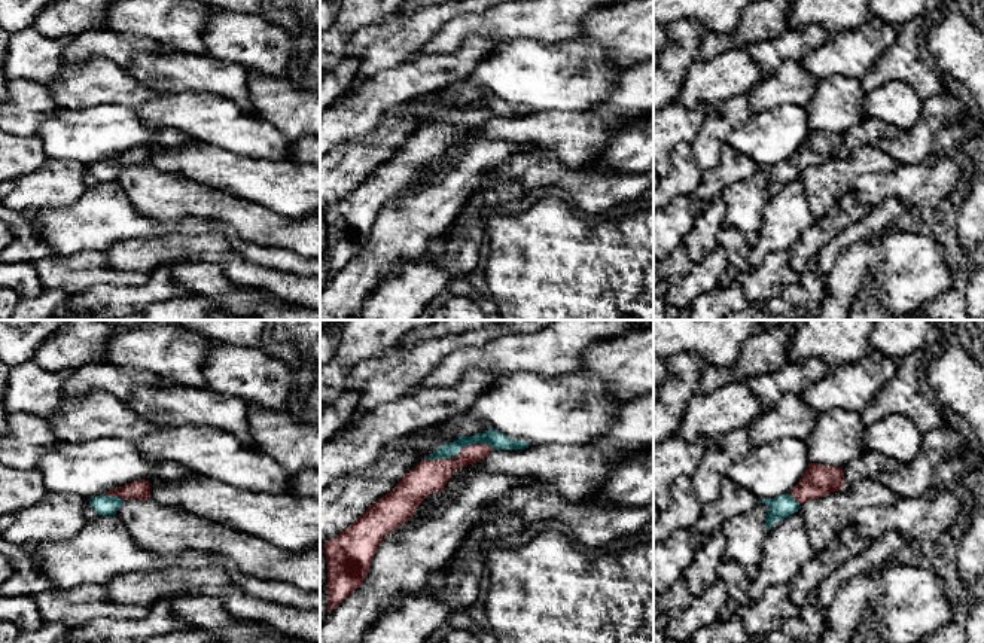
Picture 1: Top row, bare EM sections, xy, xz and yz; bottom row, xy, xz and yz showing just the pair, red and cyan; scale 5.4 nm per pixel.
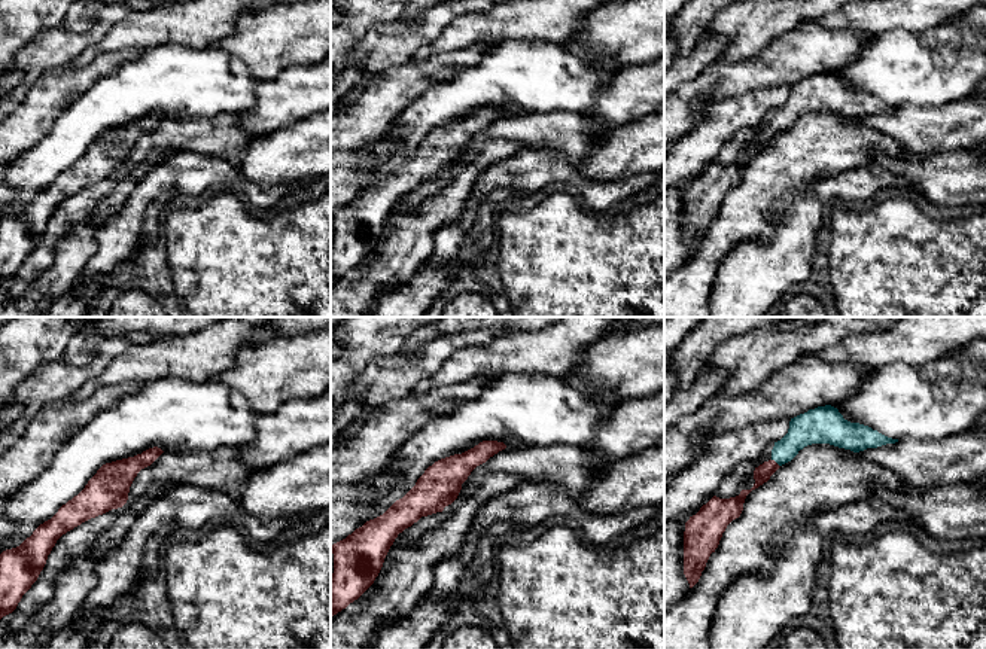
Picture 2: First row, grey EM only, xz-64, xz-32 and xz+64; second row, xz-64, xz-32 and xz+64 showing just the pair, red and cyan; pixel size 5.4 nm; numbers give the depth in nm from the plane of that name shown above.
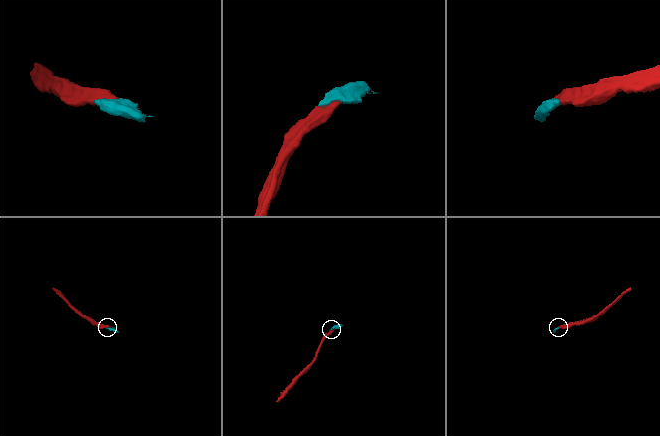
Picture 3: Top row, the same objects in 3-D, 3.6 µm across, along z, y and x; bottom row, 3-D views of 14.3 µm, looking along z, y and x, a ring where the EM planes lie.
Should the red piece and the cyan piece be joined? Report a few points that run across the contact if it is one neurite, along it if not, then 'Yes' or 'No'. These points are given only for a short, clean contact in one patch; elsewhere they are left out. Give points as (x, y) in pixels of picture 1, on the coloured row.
Line: xz (427, 477), (460, 450), (487, 441), (497, 441). Yes

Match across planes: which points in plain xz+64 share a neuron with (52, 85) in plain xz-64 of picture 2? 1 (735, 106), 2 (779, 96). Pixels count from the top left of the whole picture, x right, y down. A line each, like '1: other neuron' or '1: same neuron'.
1: other neuron
2: other neuron

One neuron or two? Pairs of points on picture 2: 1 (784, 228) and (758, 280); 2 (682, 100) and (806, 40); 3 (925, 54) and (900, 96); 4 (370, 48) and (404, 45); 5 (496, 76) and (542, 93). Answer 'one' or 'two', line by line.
1: one
2: one
3: one
4: one
5: one

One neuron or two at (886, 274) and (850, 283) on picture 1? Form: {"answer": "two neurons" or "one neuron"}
{"answer": "one neuron"}

